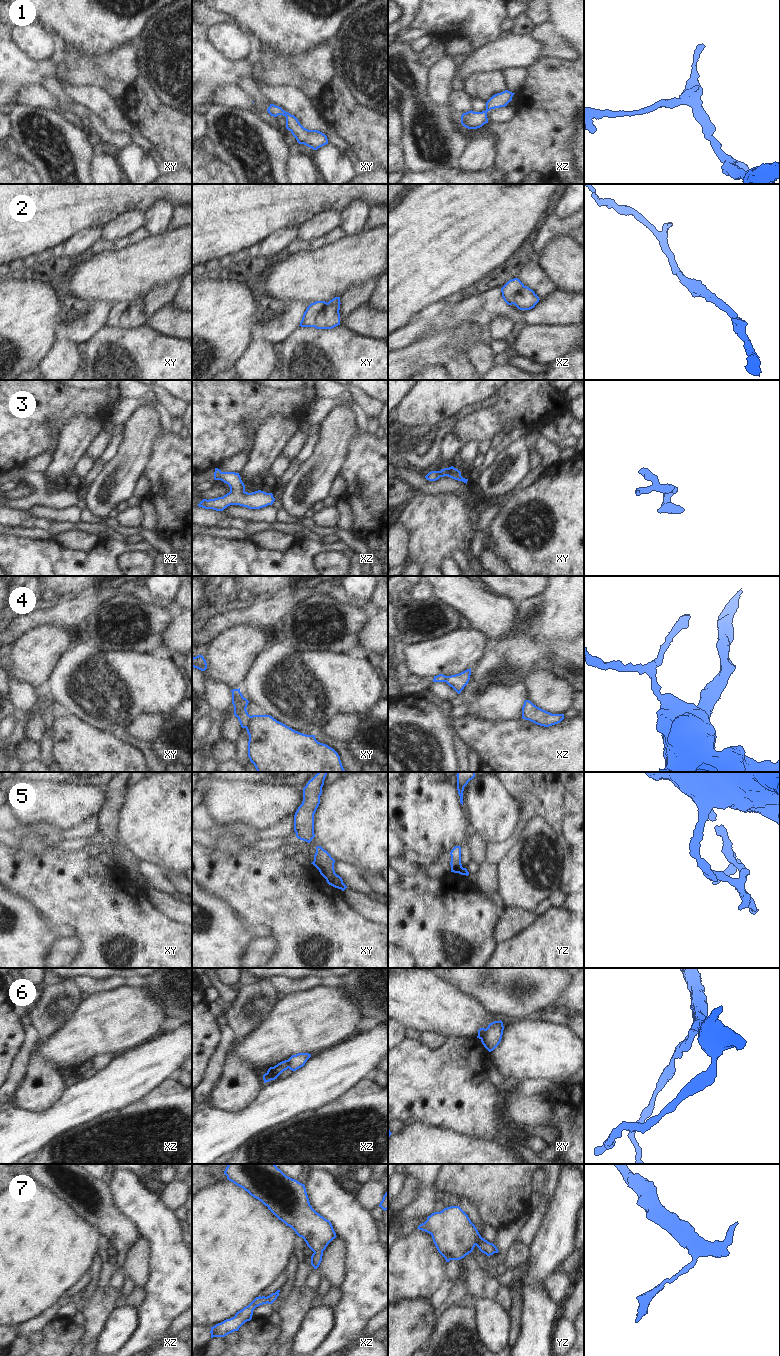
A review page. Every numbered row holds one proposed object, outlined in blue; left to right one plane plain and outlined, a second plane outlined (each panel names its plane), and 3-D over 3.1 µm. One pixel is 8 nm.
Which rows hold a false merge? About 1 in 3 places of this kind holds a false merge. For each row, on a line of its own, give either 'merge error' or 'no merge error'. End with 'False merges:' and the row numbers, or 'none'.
1: no merge error
2: no merge error
3: no merge error
4: merge error
5: merge error
6: merge error
7: no merge error
False merges: 4, 5, 6

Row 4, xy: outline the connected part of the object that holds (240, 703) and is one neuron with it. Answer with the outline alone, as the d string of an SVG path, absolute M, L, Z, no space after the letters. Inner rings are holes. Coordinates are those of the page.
M233 689L232 692L232 704L234 706L234 715L238 718L242 728L246 728L250 719L246 708L249 701L243 697L239 689Z

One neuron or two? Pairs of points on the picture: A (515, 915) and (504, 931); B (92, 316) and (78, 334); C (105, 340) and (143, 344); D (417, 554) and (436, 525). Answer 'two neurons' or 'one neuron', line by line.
A: one neuron
B: one neuron
C: one neuron
D: one neuron

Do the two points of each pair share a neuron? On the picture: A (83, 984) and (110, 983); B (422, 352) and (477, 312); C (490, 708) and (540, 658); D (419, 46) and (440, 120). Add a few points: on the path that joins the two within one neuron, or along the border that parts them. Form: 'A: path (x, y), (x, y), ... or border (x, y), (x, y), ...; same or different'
A: path (90, 984), (103, 984); same
B: border (453, 306), (456, 322), (482, 326); different
C: path (497, 694), (526, 664); same
D: border (408, 43), (417, 53); different

